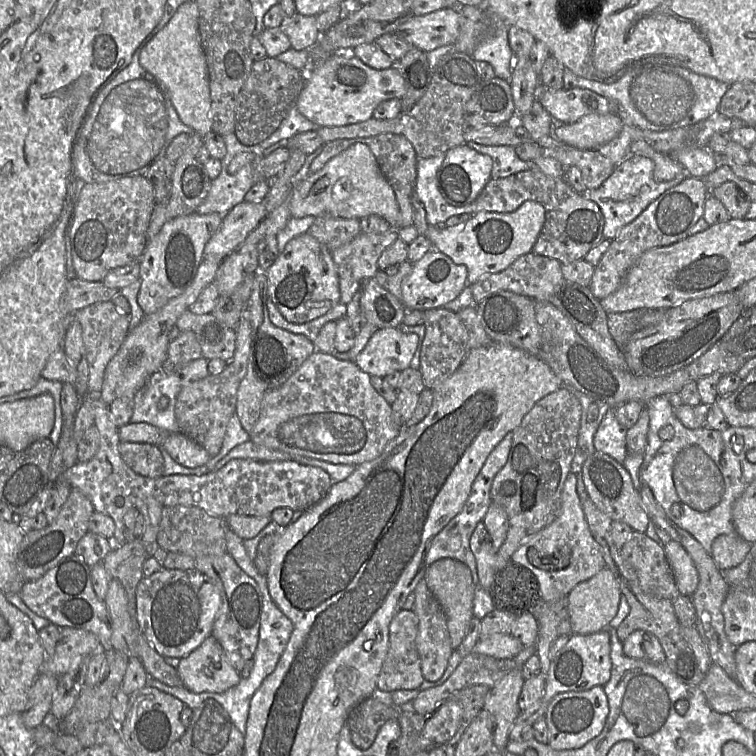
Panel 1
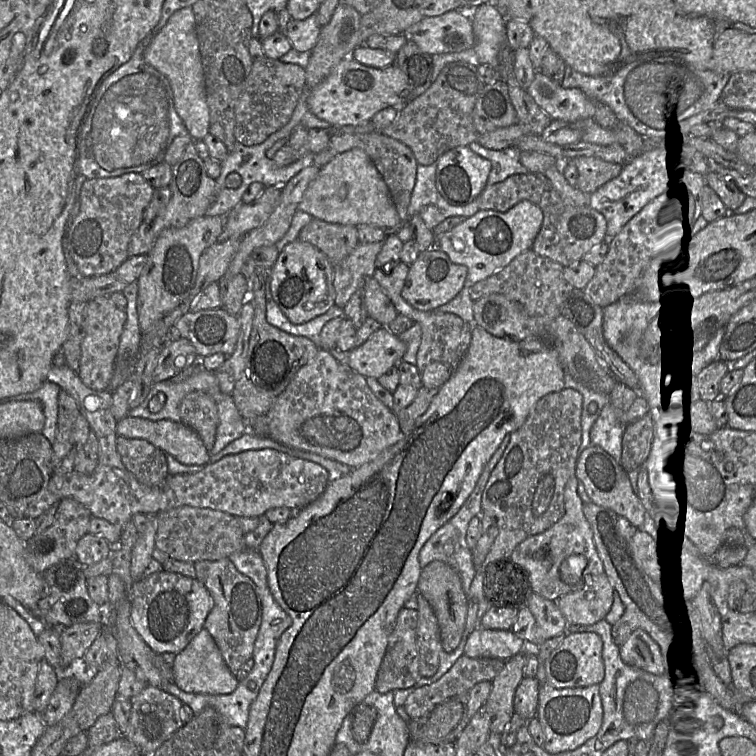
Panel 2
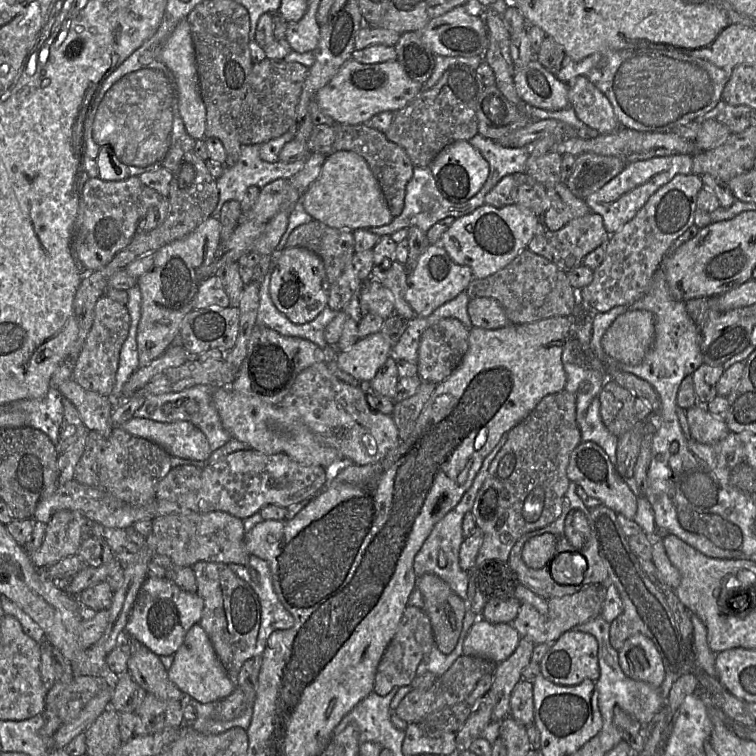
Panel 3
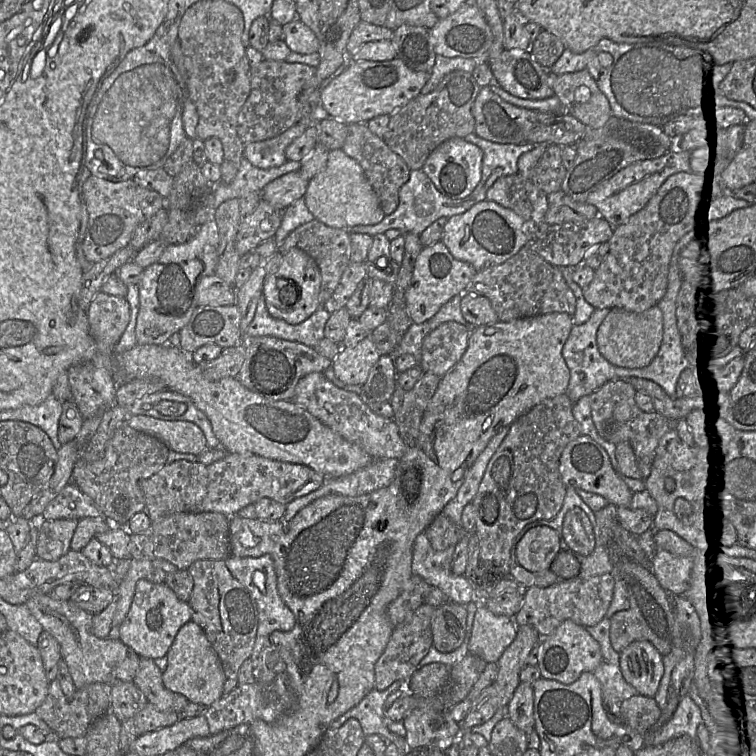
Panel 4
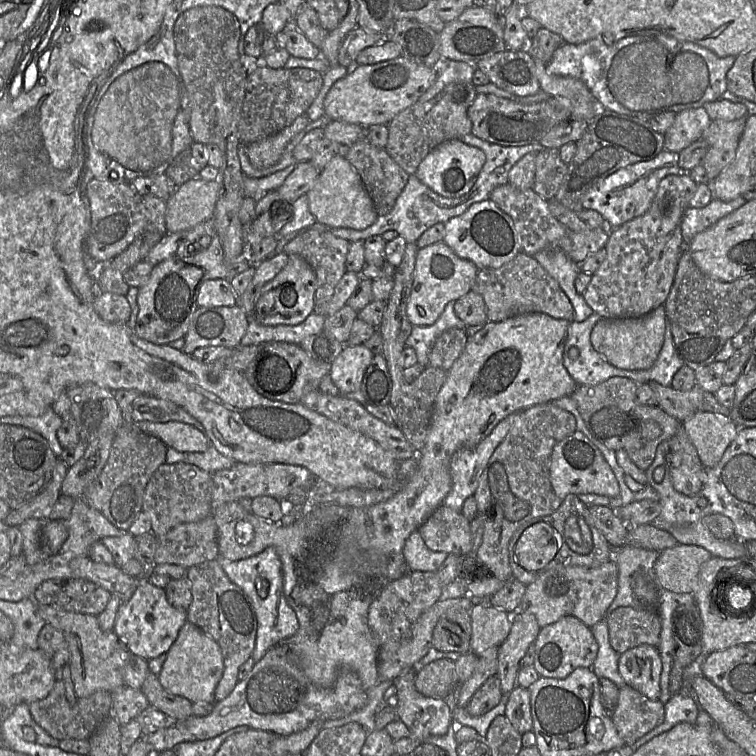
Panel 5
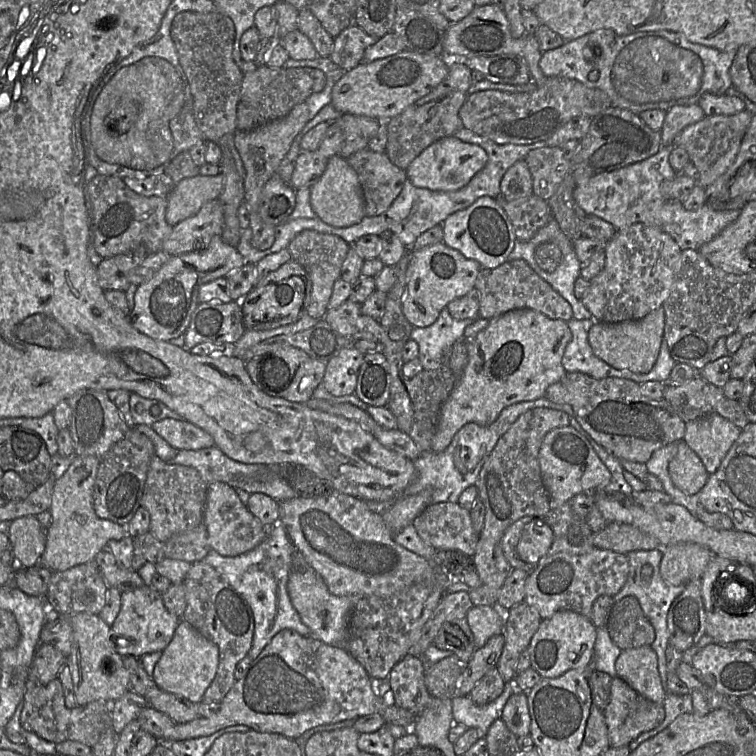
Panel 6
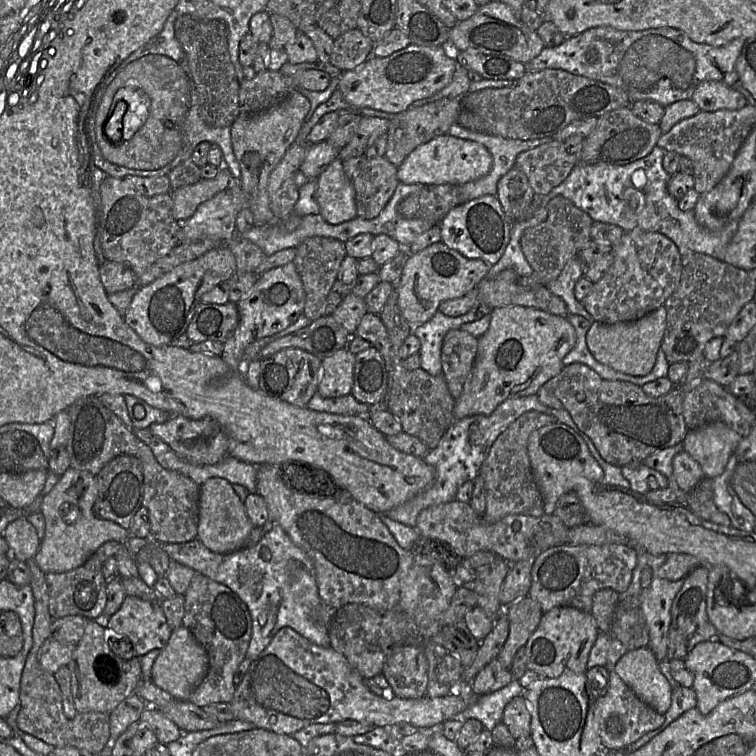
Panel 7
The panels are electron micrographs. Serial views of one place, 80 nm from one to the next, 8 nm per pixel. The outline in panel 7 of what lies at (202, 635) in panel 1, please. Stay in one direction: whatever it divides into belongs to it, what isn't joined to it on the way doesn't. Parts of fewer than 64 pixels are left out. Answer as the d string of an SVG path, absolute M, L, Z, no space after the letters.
M127 595L120 609L105 619L105 628L124 635L130 641L130 651L142 657L148 652L162 650L171 634L160 600L145 601Z

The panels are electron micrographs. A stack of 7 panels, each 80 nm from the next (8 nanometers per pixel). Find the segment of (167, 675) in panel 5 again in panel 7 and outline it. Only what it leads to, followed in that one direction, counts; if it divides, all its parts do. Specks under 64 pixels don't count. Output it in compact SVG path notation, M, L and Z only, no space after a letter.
M184 626L173 630L166 646L154 661L151 680L175 700L188 701L193 691L205 678L209 667L207 652Z

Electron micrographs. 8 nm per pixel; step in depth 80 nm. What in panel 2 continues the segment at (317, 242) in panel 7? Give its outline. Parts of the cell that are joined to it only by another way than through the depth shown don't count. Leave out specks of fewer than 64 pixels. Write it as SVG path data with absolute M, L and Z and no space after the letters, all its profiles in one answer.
M317 218L301 229L298 240L308 242L320 250L333 267L359 244L356 226L329 223Z

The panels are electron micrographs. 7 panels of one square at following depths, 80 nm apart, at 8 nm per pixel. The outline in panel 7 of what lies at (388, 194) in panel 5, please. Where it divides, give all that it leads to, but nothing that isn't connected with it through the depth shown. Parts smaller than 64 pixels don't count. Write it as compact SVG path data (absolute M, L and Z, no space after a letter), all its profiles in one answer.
M365 155L342 160L347 177L355 189L357 217L374 219L384 209L399 185L397 167L390 163L385 156L367 158Z

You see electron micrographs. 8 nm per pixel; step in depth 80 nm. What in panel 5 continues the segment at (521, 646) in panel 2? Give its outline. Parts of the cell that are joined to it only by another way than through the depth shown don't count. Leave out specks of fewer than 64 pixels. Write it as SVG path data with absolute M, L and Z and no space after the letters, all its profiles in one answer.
M473 605L470 612L470 652L480 656L487 649L499 647L508 637L512 616L492 605Z

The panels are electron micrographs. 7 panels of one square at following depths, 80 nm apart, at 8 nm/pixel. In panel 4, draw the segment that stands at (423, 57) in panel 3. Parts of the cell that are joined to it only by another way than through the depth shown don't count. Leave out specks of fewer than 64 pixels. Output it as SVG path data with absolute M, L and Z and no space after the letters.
M401 25L393 31L393 43L397 57L411 70L431 73L436 61L429 38L429 30L422 26Z

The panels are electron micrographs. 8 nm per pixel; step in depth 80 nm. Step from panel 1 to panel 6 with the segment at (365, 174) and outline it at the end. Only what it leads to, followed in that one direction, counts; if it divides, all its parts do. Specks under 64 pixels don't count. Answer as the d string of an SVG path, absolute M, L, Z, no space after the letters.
M335 155L328 160L319 180L310 188L310 203L313 211L324 223L333 227L349 227L365 217L362 189L355 170L347 160Z

